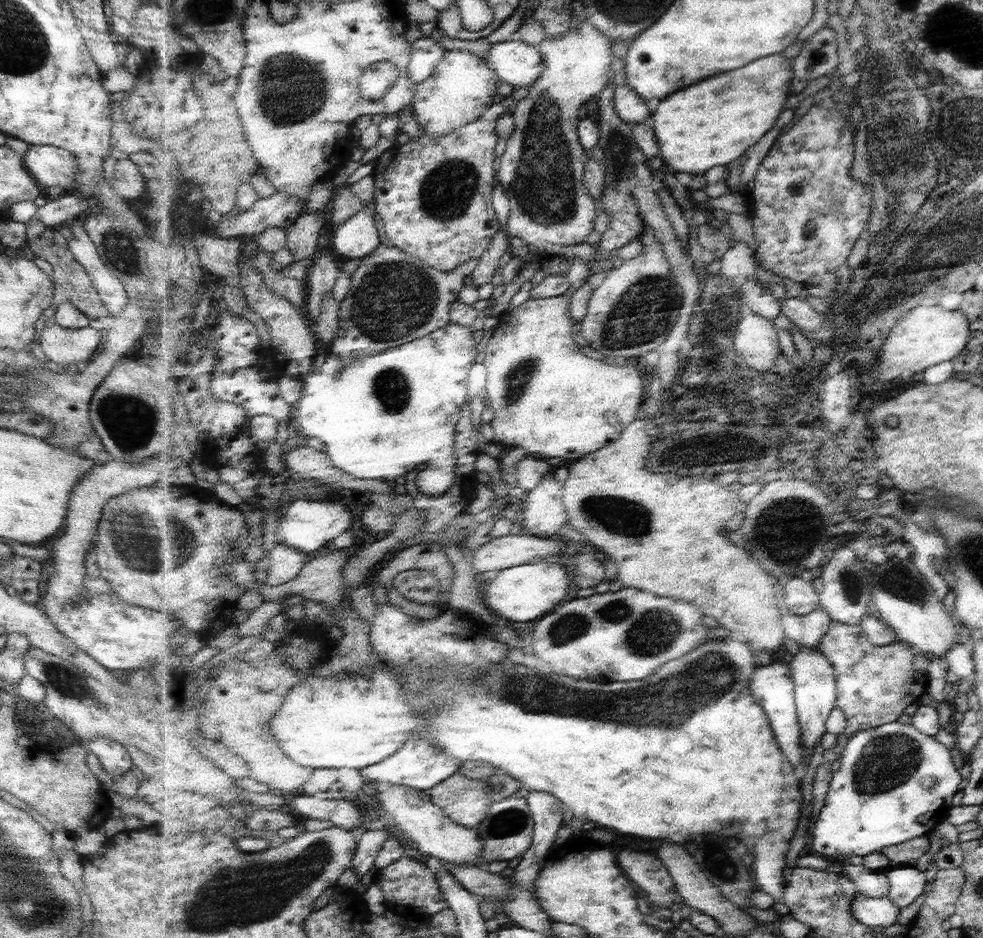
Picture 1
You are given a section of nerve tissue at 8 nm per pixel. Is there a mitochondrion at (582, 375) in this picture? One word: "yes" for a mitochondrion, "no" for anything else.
no

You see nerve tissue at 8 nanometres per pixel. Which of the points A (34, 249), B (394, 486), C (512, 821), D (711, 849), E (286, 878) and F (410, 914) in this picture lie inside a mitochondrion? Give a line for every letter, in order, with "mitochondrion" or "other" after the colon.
A: other
B: other
C: mitochondrion
D: other
E: mitochondrion
F: other

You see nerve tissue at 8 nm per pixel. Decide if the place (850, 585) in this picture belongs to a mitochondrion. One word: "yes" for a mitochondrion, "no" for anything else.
yes

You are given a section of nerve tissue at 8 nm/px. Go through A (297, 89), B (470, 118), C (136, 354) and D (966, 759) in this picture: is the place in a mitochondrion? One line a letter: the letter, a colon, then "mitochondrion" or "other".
A: mitochondrion
B: other
C: other
D: other

